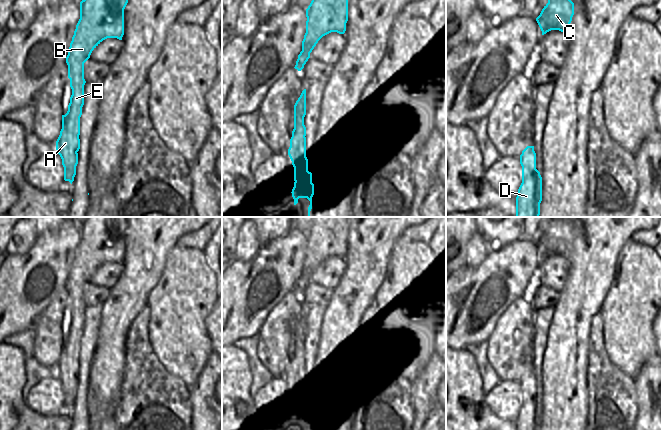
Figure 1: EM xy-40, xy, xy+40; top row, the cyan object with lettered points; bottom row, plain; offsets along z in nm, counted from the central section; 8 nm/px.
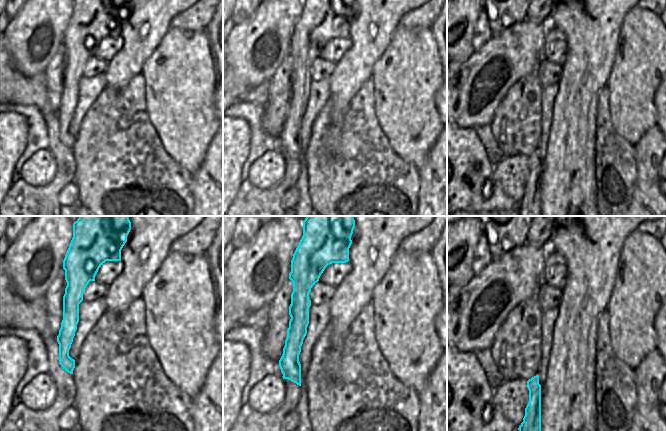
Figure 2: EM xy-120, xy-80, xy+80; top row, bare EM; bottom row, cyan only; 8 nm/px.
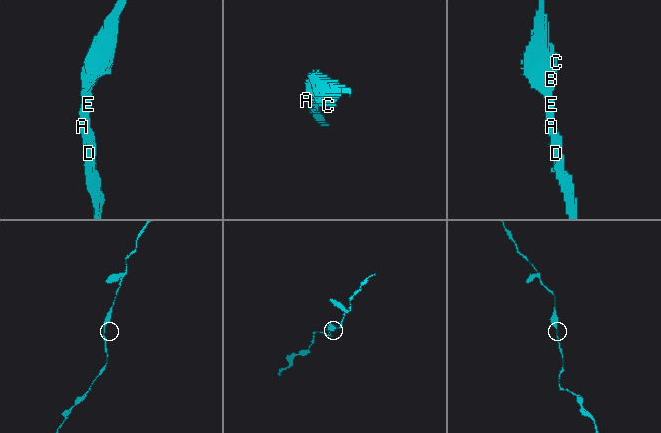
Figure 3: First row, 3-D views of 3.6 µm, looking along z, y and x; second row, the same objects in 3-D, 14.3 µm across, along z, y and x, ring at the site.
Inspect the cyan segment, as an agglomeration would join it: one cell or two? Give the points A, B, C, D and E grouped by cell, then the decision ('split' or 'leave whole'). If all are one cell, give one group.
A B C D E | leave whole

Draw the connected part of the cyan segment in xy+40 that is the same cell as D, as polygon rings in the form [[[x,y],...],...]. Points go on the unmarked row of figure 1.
[[[527,370],[520,379],[522,407],[518,413],[516,430],[540,430],[542,425],[542,401],[536,393],[534,370]]]

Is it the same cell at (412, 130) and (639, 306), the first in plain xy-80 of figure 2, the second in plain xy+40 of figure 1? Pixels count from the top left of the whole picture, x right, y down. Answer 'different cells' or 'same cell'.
same cell

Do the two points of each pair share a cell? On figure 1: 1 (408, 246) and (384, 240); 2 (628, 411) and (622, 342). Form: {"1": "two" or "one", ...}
{"1": "two", "2": "two"}

